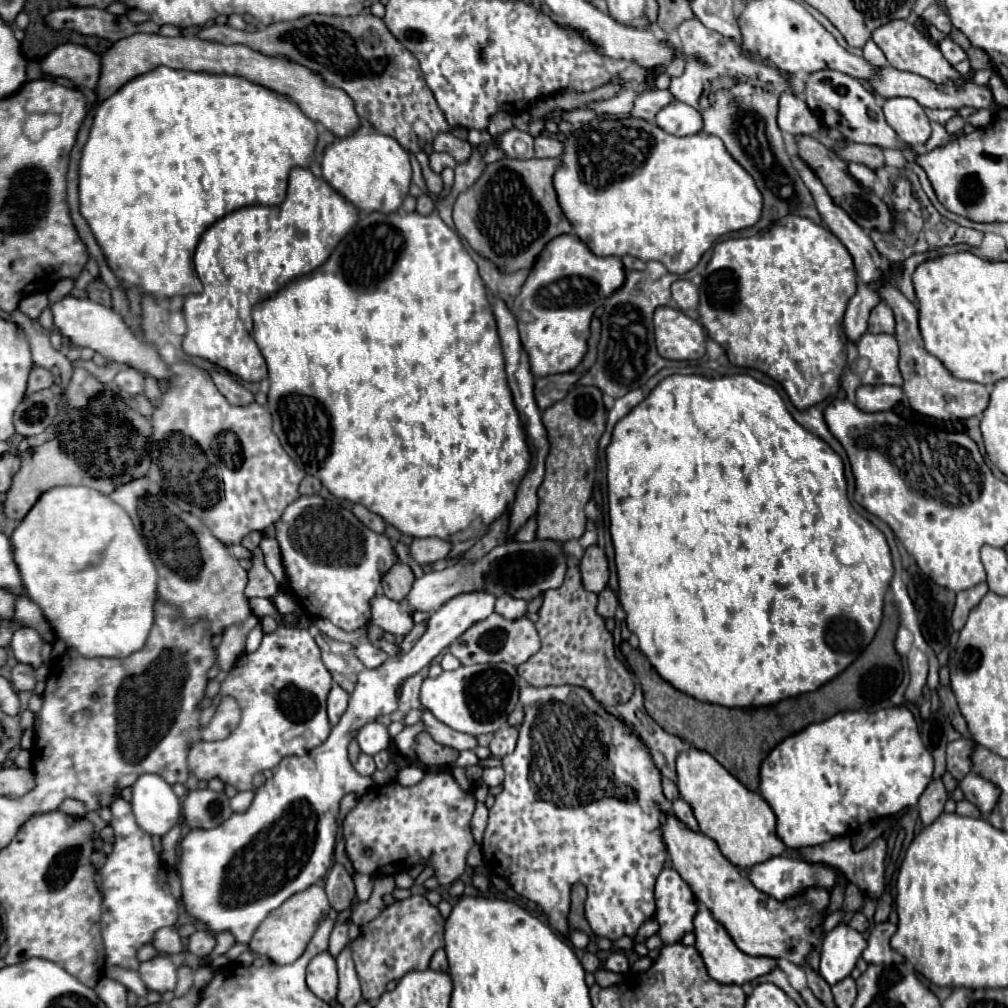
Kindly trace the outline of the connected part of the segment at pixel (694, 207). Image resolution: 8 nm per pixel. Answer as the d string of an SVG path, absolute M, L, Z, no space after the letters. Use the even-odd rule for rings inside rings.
M635 117L605 119L599 123L597 129L593 129L593 125L585 125L581 129L575 129L573 133L569 133L569 137L565 141L565 153L561 157L561 167L557 169L557 173L553 177L553 185L557 189L559 205L565 213L565 217L571 221L575 235L581 237L581 241L585 241L585 245L595 255L599 255L599 257L633 255L633 257L643 259L643 261L661 261L669 269L669 273L675 273L675 275L685 275L687 271L691 271L699 263L703 253L725 233L753 227L761 219L761 209L763 209L763 197L761 197L761 191L757 189L753 177L749 177L749 173L729 155L725 145L721 145L719 137L713 137L707 133L675 137L675 135L669 135L667 131L663 131L661 127L657 127L655 123L635 119Z

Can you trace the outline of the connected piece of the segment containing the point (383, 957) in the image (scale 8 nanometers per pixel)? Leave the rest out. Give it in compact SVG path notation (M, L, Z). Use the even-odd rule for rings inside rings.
M411 895L409 899L393 903L377 919L363 925L361 937L351 943L363 997L375 1001L385 993L389 981L397 981L409 971L425 971L433 953L443 947L443 929L443 917L423 895Z

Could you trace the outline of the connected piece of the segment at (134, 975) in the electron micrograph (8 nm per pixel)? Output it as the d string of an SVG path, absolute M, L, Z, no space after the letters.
M107 969L105 971L107 977L123 983L129 991L133 991L137 997L147 997L147 989L139 977L137 971L127 971L127 969Z

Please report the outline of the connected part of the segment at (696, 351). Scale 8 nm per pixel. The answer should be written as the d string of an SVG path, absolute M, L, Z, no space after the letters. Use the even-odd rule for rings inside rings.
M659 307L655 311L655 343L659 355L673 361L705 355L703 327L673 307Z

